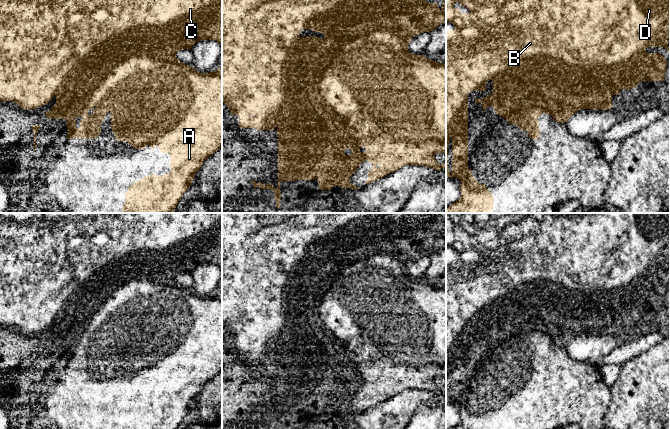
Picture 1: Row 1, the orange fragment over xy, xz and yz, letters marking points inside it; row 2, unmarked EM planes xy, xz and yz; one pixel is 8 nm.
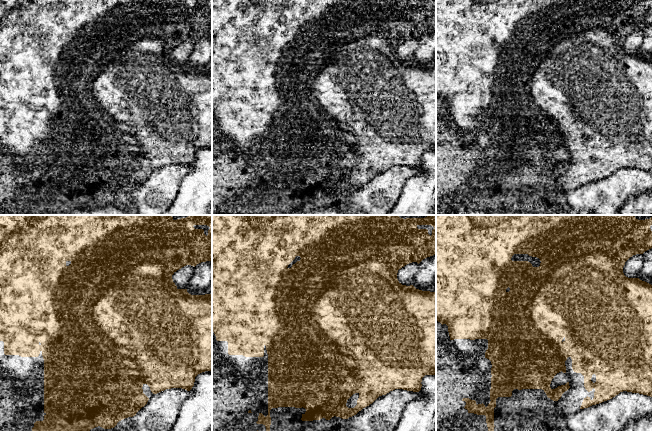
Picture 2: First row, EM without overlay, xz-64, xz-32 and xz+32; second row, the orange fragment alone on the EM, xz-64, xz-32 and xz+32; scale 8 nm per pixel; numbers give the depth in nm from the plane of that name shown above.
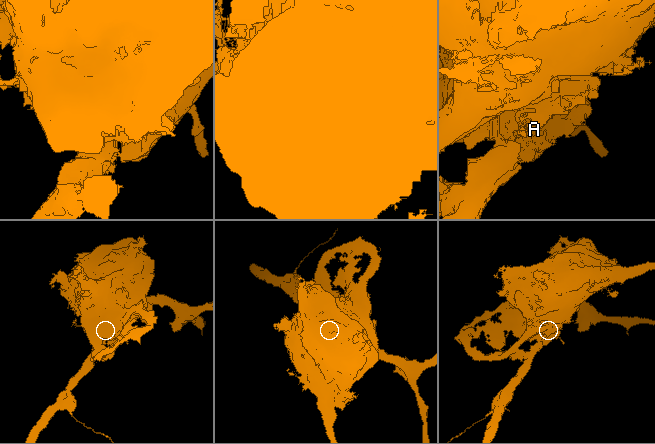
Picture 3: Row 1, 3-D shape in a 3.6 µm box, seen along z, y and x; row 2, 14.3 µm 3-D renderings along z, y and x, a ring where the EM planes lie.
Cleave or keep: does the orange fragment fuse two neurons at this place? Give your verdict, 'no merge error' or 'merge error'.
merge error

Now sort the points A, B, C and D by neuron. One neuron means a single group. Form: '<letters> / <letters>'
A / B C D

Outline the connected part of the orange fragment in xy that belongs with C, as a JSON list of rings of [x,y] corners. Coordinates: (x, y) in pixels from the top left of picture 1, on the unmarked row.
[[[0,213],[0,326],[12,325],[21,332],[32,334],[48,327],[55,319],[56,312],[64,304],[66,307],[81,307],[101,325],[109,321],[141,321],[148,318],[147,292],[150,289],[175,289],[176,277],[202,264],[215,264],[222,268],[222,213]]]

